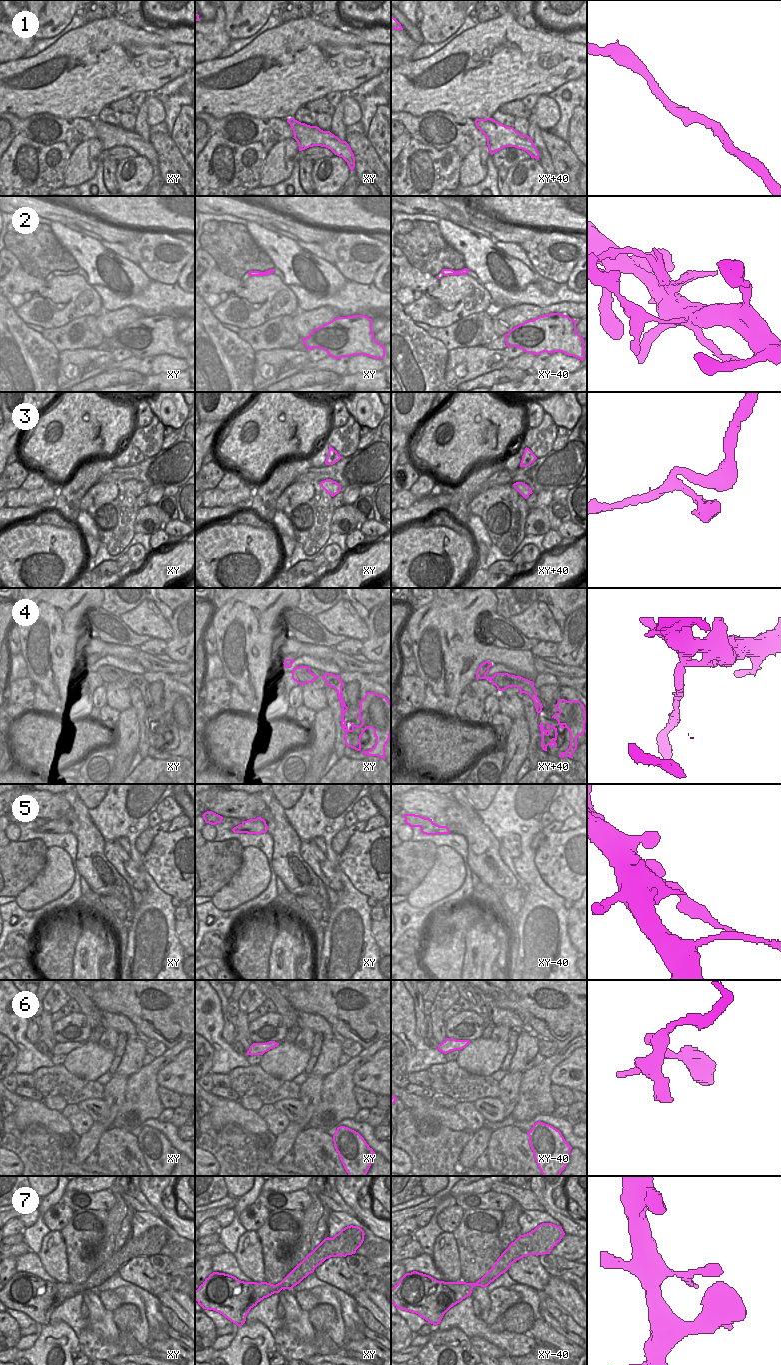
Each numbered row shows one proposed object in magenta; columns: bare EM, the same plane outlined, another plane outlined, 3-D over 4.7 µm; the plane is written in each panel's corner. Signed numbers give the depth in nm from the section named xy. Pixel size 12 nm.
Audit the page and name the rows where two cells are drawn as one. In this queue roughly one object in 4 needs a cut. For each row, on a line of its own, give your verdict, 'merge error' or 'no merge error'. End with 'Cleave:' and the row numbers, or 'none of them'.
1: no merge error
2: no merge error
3: no merge error
4: merge error
5: merge error
6: no merge error
7: no merge error
Cleave: 4, 5

